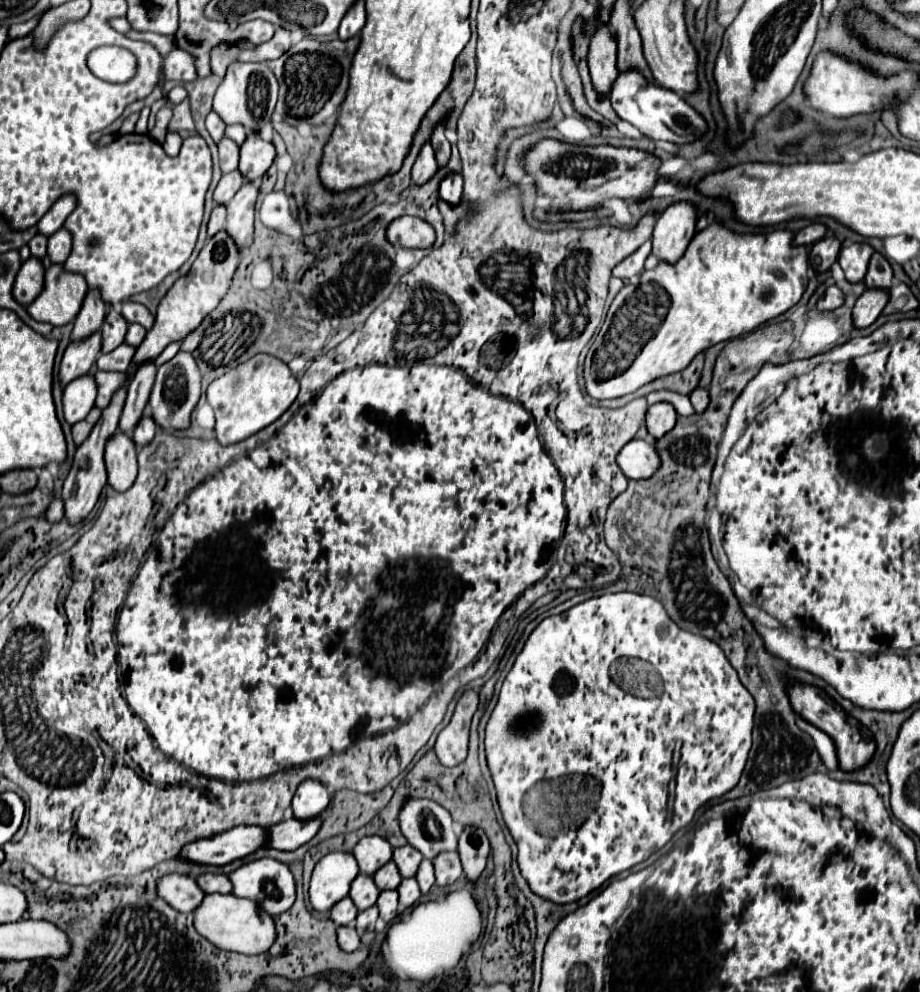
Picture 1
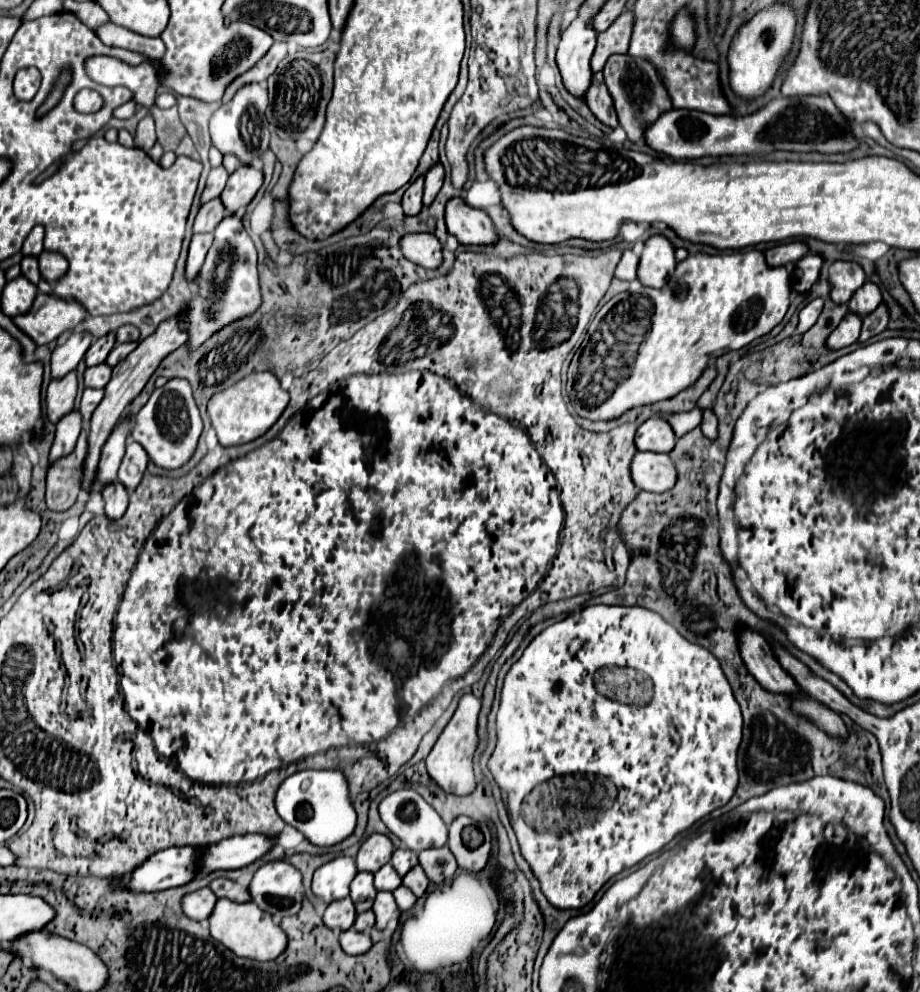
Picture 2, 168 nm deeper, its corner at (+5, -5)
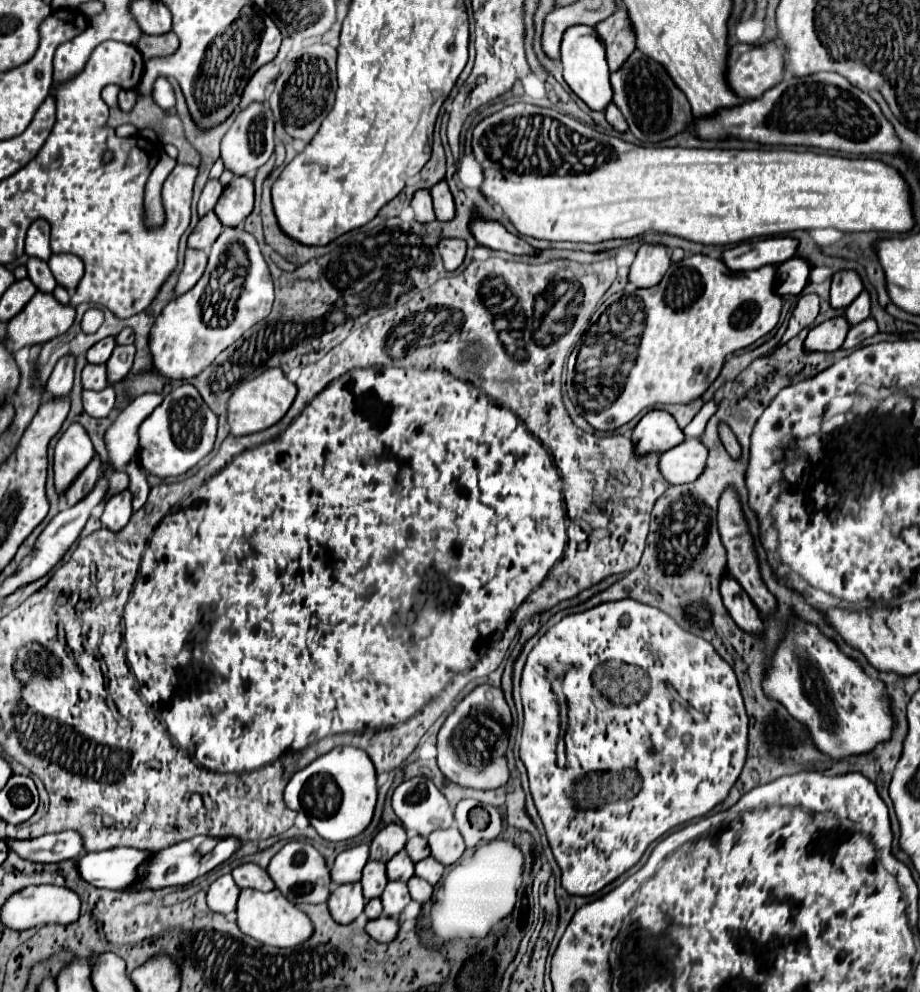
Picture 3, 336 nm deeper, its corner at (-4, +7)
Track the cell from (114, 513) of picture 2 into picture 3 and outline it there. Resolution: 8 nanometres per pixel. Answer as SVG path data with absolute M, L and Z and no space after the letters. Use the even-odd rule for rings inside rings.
M125 489L121 493L111 495L105 501L105 509L103 509L103 515L101 515L101 523L105 527L109 527L111 531L119 531L121 527L127 525L131 513L133 513L133 507L131 507L131 491Z

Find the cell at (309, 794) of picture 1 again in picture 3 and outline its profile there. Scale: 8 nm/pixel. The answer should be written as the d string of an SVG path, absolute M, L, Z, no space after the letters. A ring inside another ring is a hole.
M335 747L309 763L309 767L297 771L289 779L283 797L289 809L307 815L309 823L325 841L345 841L359 835L371 823L377 801L375 767L365 751Z

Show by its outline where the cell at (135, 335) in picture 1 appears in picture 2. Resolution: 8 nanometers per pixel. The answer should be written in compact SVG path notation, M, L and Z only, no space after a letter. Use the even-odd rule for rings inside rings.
M122 343L122 345L116 345L116 347L110 351L110 355L108 355L108 359L106 359L106 365L116 367L116 363L122 361L132 349L136 349L136 343Z

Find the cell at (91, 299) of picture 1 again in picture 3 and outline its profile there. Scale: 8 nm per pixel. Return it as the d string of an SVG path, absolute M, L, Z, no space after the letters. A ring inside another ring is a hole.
M65 355L65 359L59 359L49 381L47 381L47 393L51 397L63 397L73 387L73 373L75 373L75 355Z

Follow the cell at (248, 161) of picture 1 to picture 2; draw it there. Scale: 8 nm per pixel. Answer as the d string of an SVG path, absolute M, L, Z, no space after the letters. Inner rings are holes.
M240 167L236 173L230 175L220 201L226 209L226 213L238 213L240 209L244 209L256 195L256 191L262 185L262 171L254 169L254 167Z

